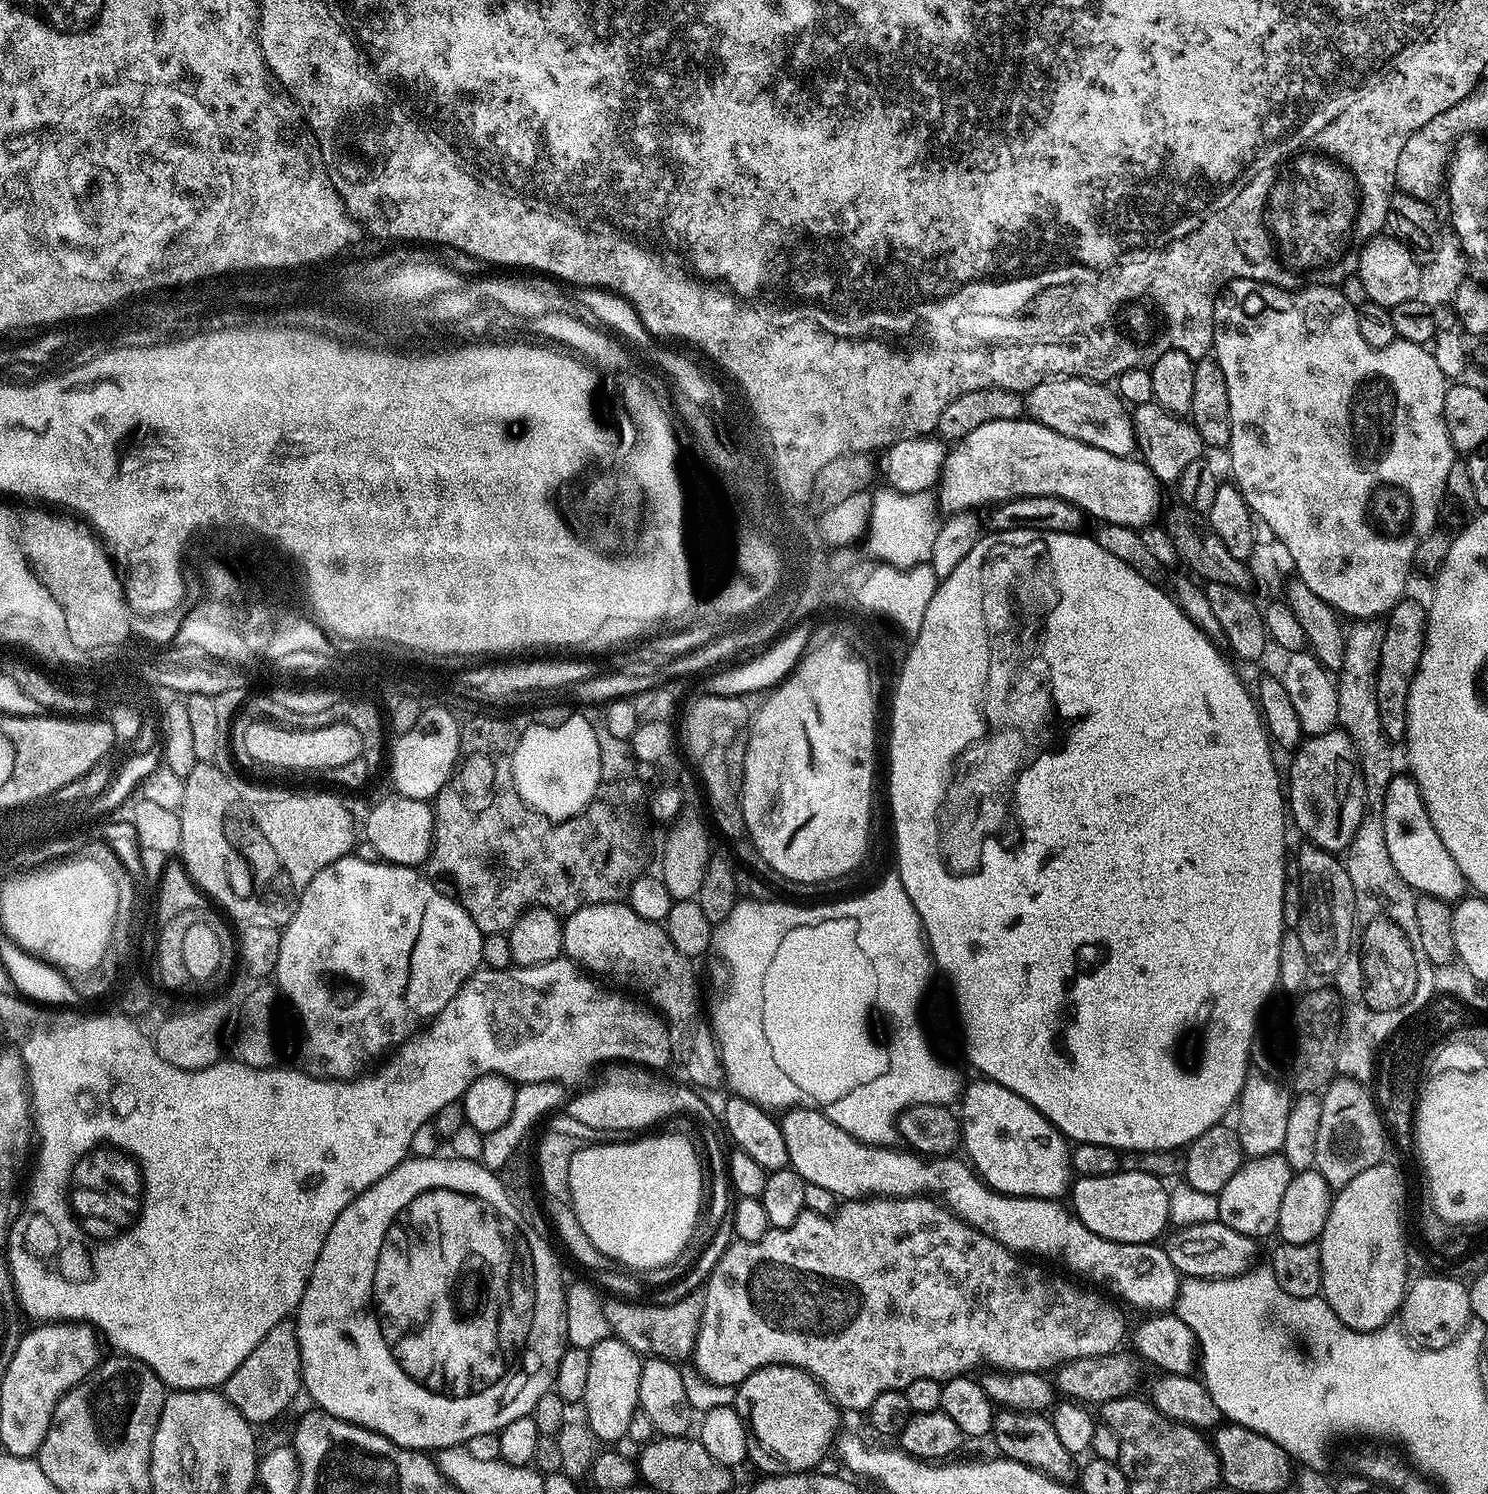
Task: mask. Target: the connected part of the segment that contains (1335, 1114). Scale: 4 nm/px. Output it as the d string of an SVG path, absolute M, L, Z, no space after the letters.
M1341 1075L1333 1079L1332 1083L1322 1092L1322 1122L1318 1122L1318 1142L1316 1143L1315 1171L1326 1178L1326 1182L1333 1190L1339 1190L1350 1182L1350 1178L1358 1178L1362 1170L1370 1170L1370 1166L1381 1163L1384 1156L1384 1132L1386 1124L1378 1111L1373 1093L1368 1092L1356 1080Z

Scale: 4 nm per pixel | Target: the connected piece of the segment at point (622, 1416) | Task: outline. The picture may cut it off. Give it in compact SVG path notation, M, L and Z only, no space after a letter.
M609 1338L598 1342L588 1349L590 1354L590 1371L586 1373L586 1394L582 1401L583 1415L588 1421L589 1429L597 1441L600 1440L624 1440L628 1435L630 1418L634 1410L639 1408L640 1399L638 1398L638 1378L642 1378L642 1356L626 1342L615 1338Z

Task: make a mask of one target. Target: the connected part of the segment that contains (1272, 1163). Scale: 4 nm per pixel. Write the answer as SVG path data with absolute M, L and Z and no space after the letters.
M1280 1152L1245 1159L1234 1178L1230 1178L1230 1182L1226 1182L1226 1186L1218 1194L1220 1223L1230 1226L1230 1230L1238 1234L1253 1238L1273 1235L1278 1226L1278 1209L1282 1207L1282 1197L1285 1196L1286 1186L1290 1186L1293 1175L1290 1162L1286 1162Z

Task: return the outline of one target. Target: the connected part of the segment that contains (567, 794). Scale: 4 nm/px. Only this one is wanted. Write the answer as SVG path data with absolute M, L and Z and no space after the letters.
M548 706L536 716L536 720L532 716L522 716L516 720L516 726L522 729L522 746L518 750L518 756L516 756L516 768L520 768L520 792L522 796L528 800L528 802L534 802L538 804L538 810L542 810L544 814L548 814L550 818L554 820L560 820L560 818L566 818L568 814L576 812L576 792L582 792L582 800L586 802L588 796L592 794L592 788L596 782L602 782L602 768L598 766L600 764L600 758L602 758L602 746L600 746L600 740L598 740L598 732L592 730L592 726L588 724L588 710L583 708L573 708L571 706Z

